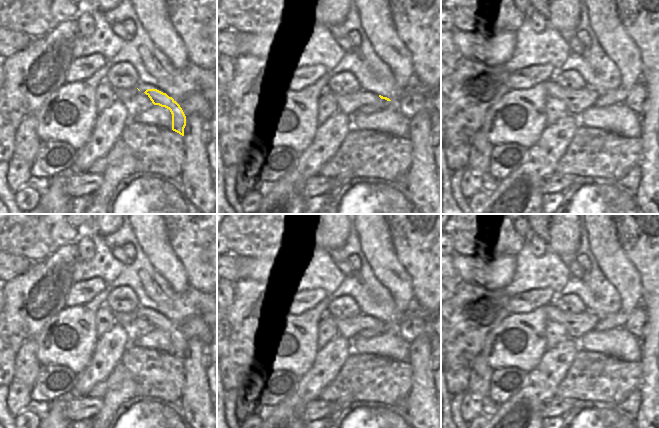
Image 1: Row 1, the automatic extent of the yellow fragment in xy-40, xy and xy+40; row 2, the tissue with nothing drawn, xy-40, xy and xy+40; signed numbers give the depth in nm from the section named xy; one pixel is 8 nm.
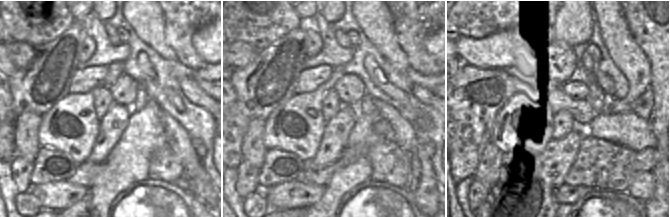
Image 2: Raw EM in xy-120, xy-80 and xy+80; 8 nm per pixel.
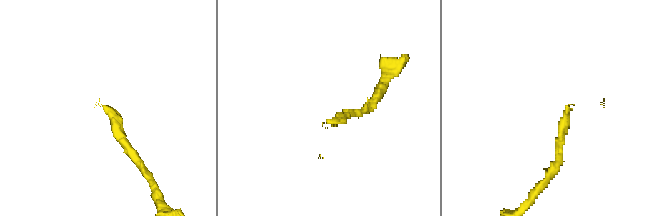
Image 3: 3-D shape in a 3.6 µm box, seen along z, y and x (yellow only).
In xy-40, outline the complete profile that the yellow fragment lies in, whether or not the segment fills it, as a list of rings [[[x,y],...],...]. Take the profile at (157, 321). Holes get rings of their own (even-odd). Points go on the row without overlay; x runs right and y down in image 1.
[[[137,311],[133,313],[115,314],[116,323],[119,323],[127,332],[128,339],[135,341],[153,329],[159,329],[170,334],[172,338],[172,354],[184,360],[186,340],[180,329],[166,317],[157,313],[147,313],[144,317]]]

